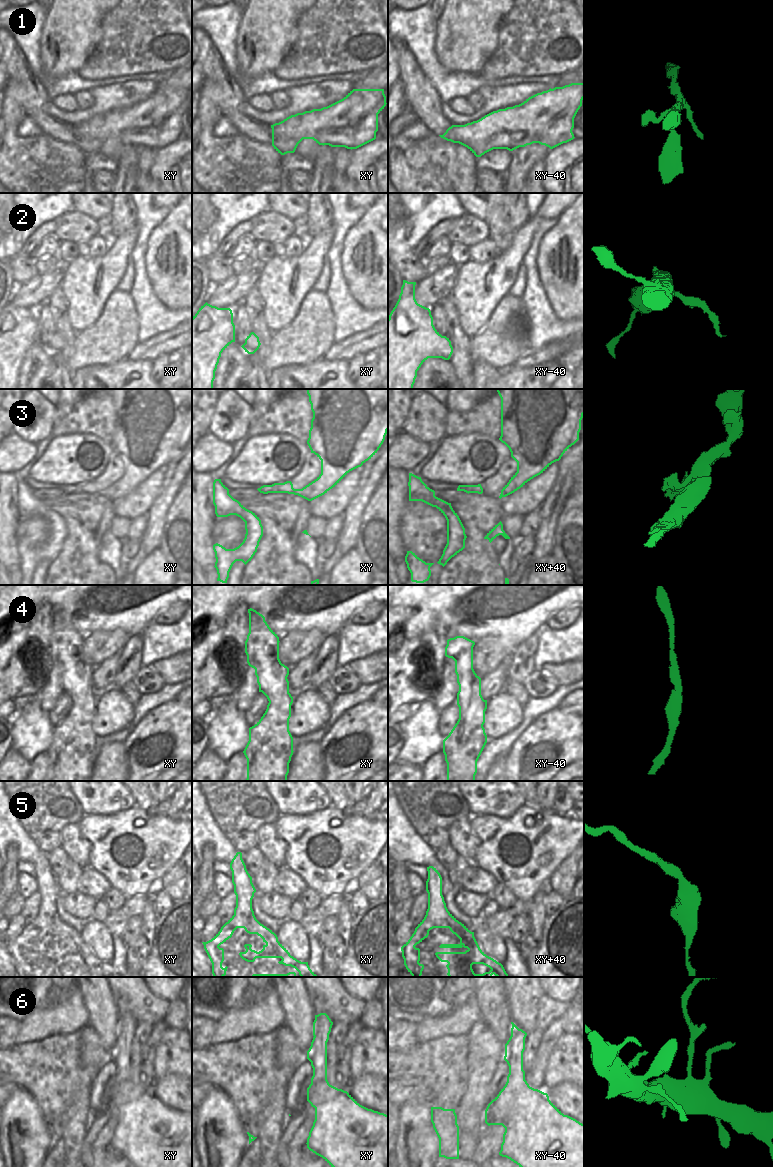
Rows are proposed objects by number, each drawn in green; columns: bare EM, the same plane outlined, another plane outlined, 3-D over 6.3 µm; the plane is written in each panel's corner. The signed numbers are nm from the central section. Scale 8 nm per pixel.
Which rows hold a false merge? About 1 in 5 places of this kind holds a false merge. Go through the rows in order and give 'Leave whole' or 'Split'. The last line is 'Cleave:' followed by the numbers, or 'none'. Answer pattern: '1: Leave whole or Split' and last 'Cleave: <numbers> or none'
1: Leave whole
2: Leave whole
3: Leave whole
4: Leave whole
5: Leave whole
6: Split
Cleave: 6.

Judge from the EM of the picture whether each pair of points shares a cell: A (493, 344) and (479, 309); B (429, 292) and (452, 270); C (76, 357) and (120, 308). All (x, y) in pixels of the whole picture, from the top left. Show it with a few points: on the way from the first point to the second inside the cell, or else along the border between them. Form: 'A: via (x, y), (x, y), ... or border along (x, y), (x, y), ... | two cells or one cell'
A: border along (498, 304), (487, 323), (471, 338) | two cells
B: via (435, 287), (446, 276) | one cell
C: via (88, 345), (113, 320) | one cell

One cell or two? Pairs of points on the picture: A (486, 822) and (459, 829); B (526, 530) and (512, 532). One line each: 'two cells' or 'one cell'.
A: two cells
B: two cells

